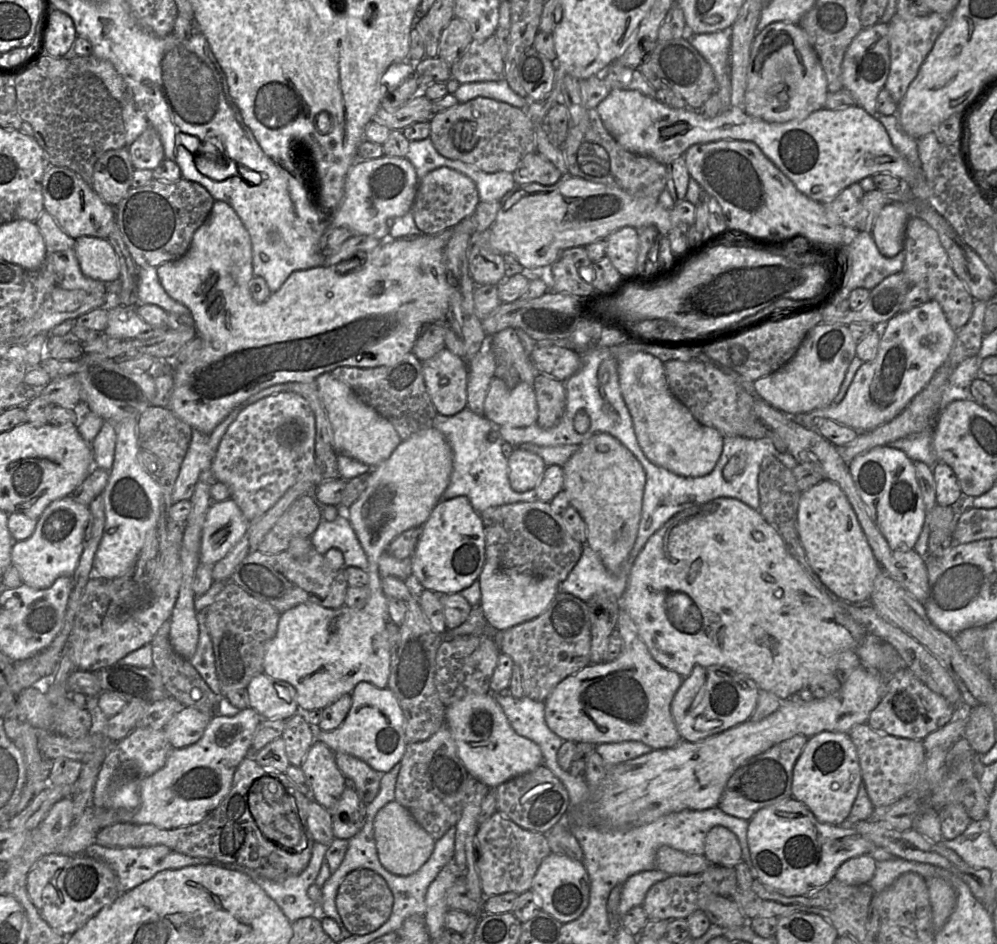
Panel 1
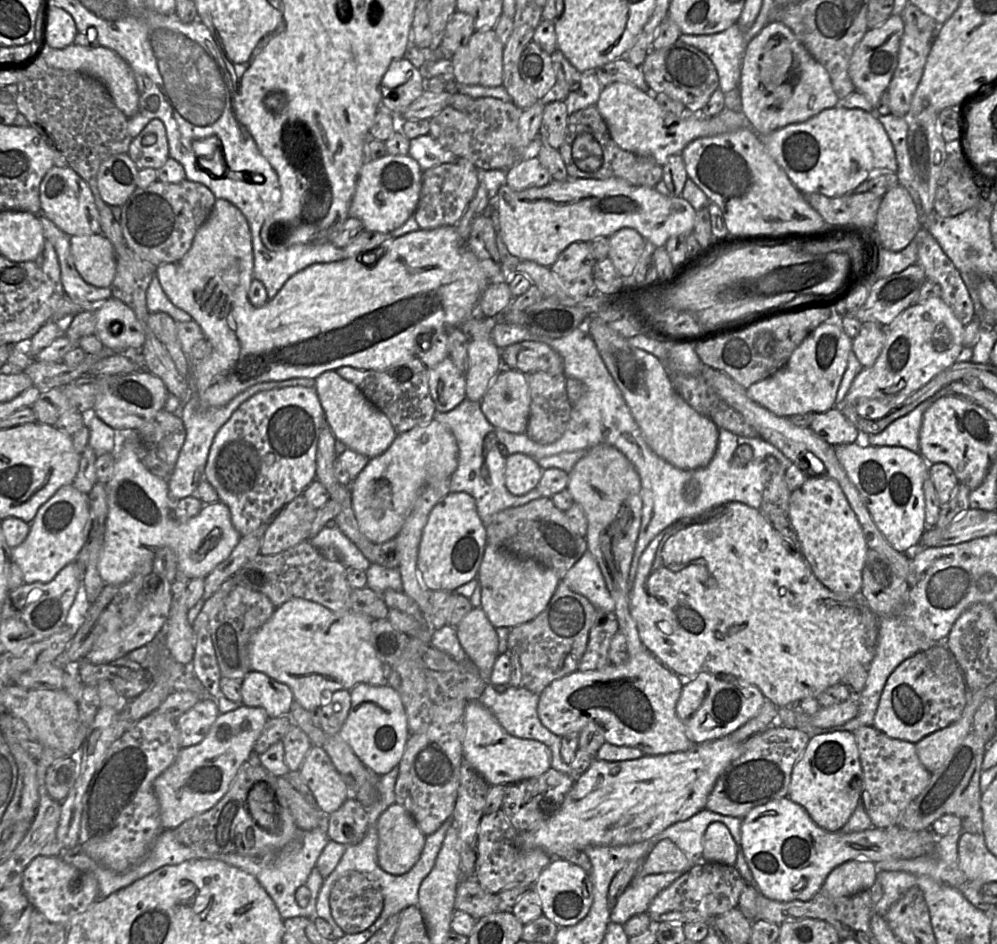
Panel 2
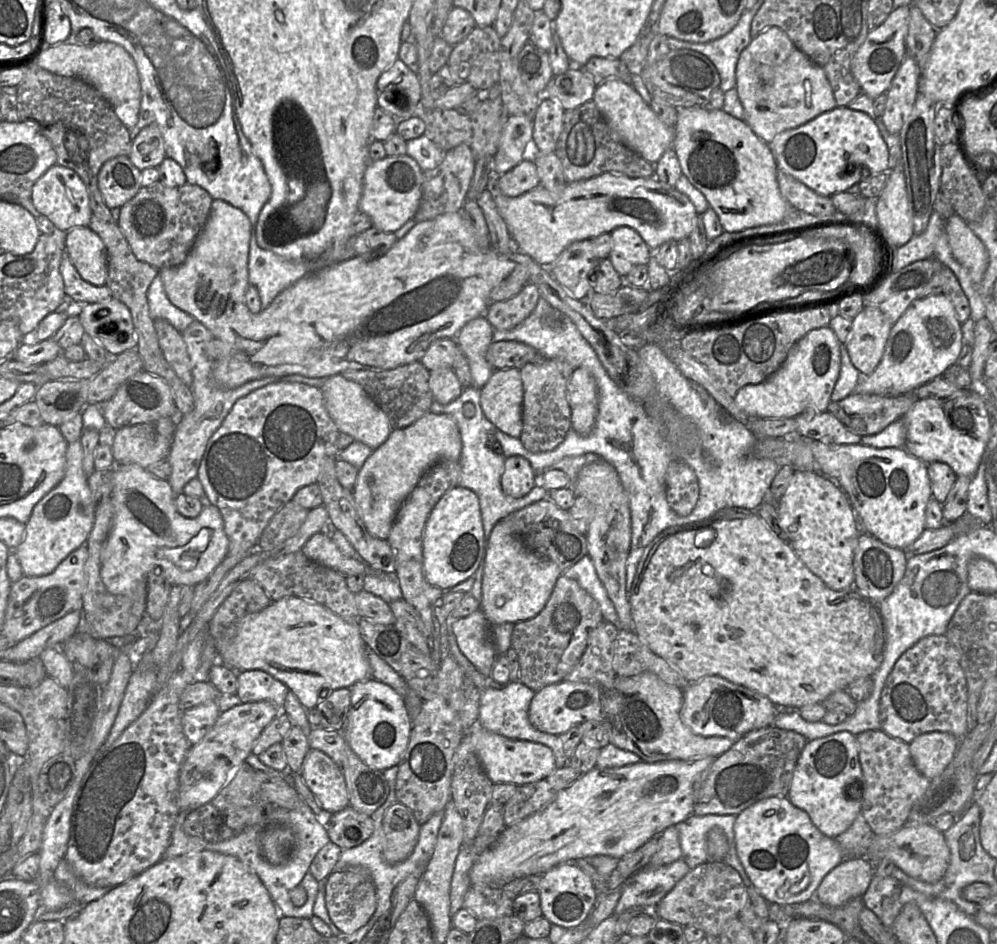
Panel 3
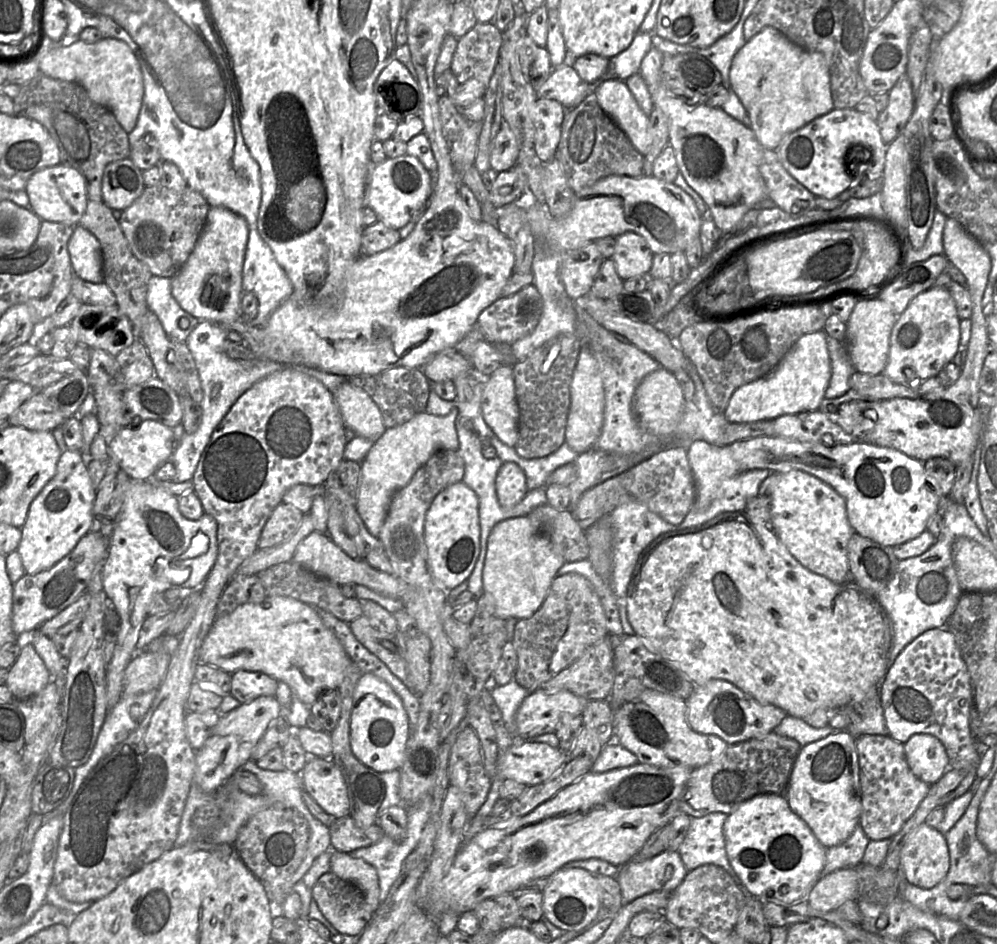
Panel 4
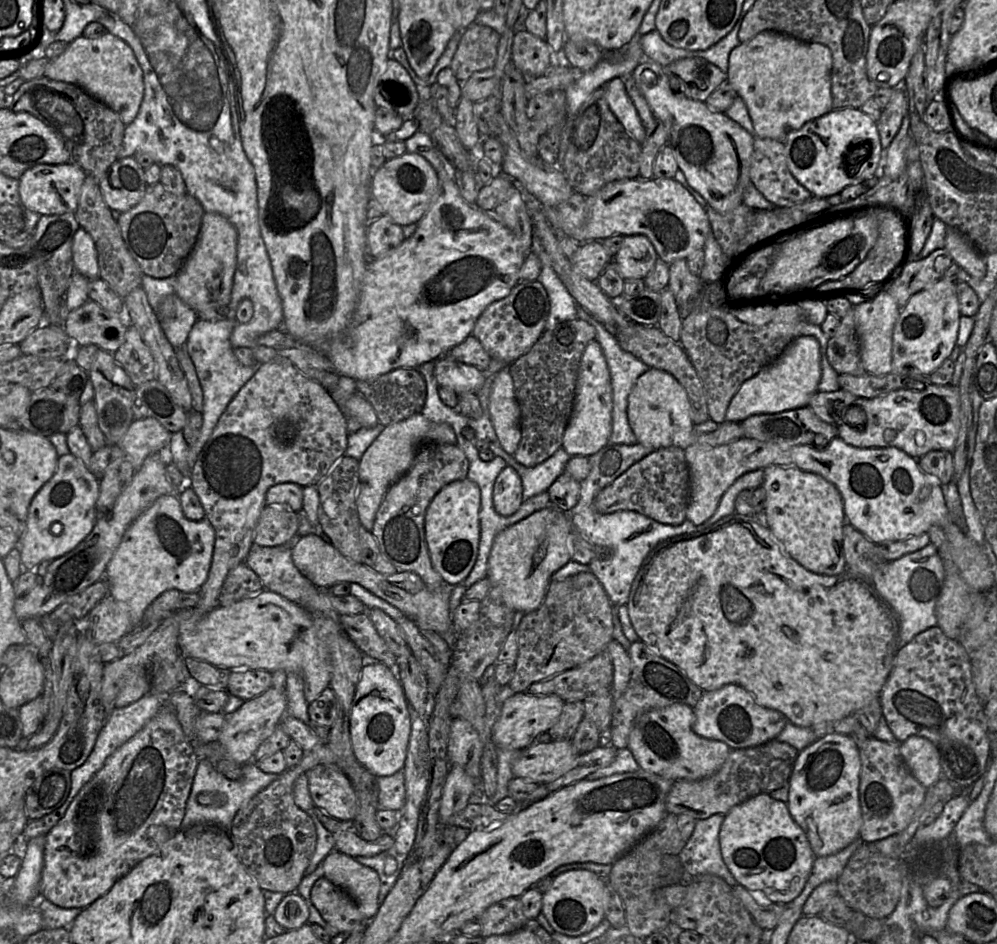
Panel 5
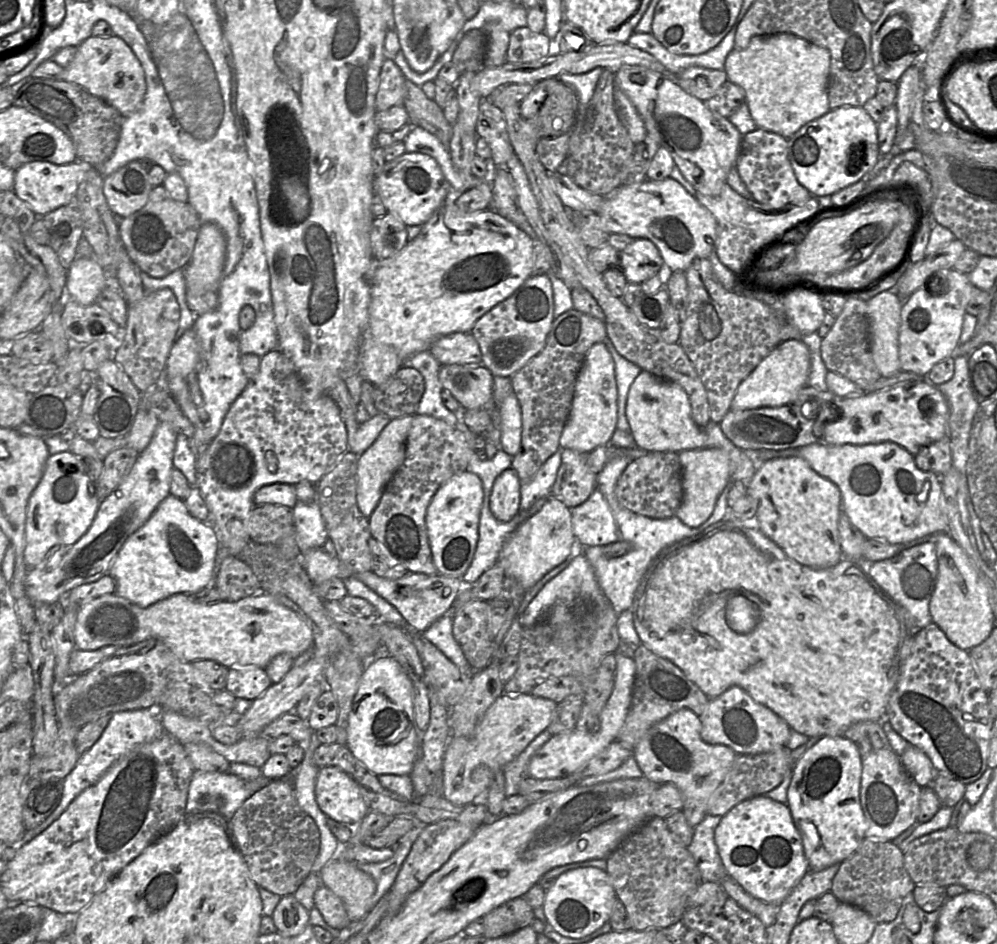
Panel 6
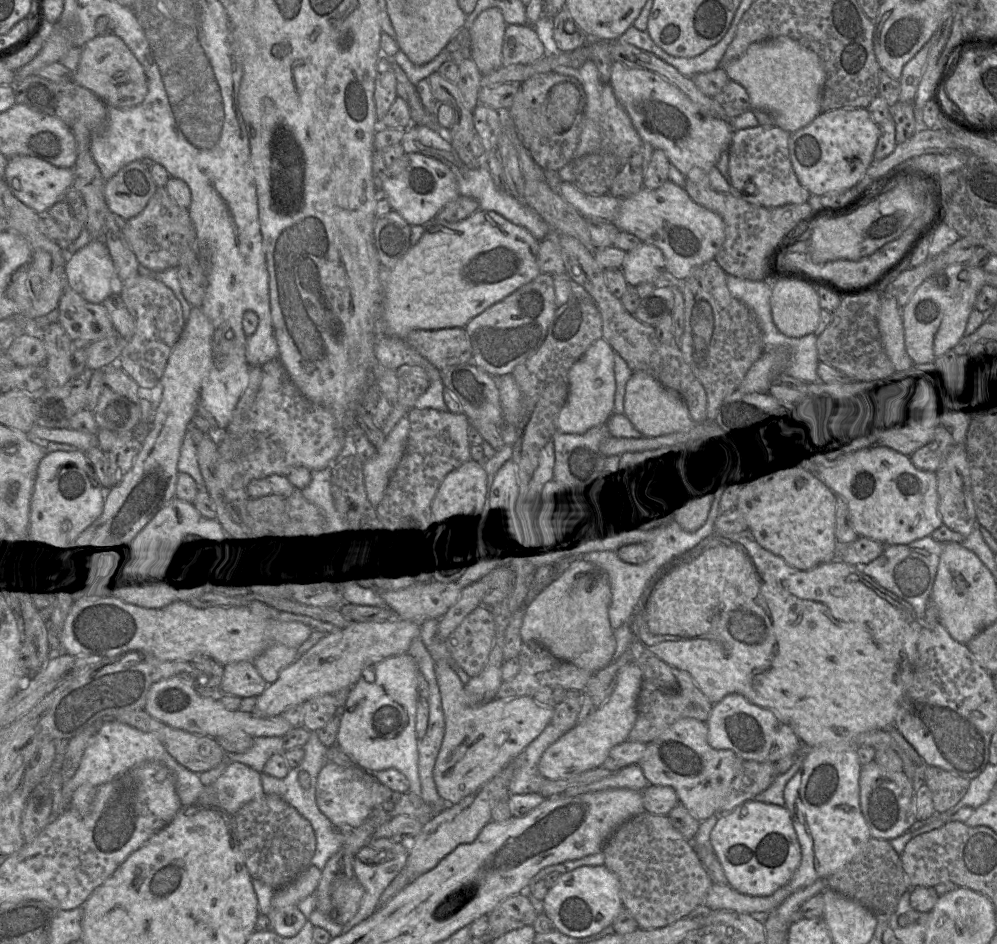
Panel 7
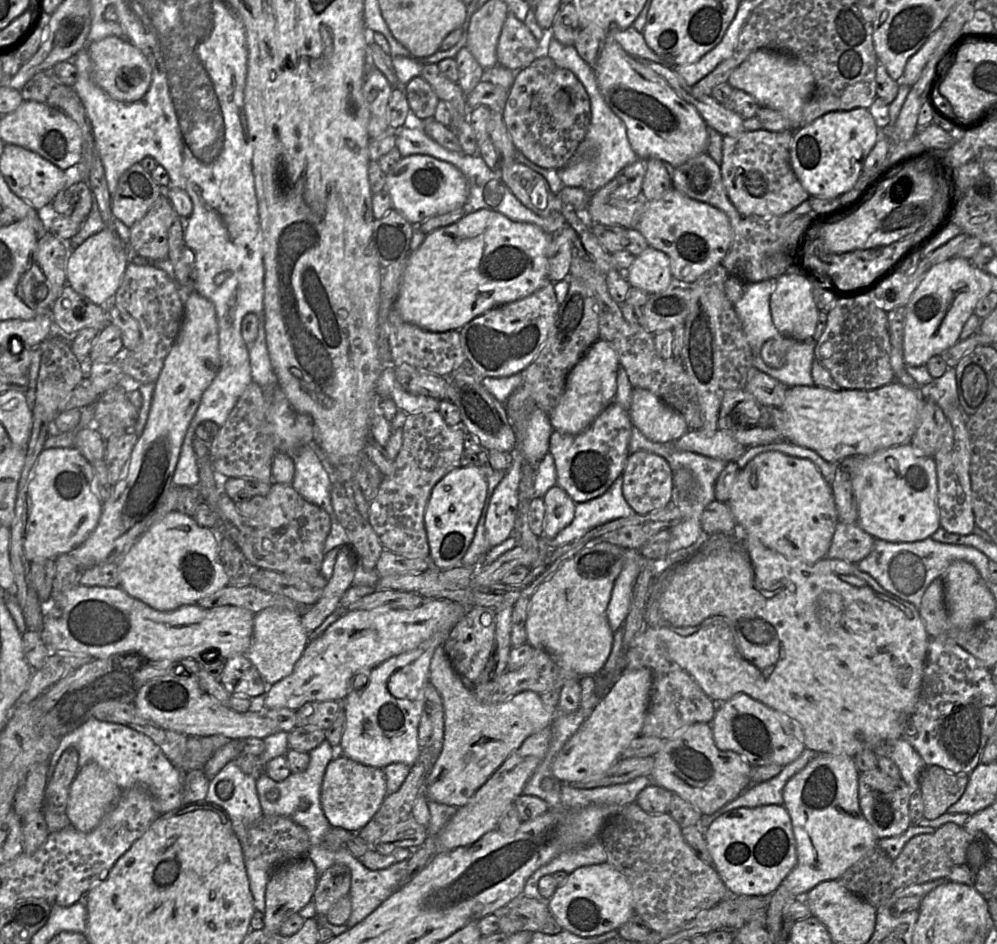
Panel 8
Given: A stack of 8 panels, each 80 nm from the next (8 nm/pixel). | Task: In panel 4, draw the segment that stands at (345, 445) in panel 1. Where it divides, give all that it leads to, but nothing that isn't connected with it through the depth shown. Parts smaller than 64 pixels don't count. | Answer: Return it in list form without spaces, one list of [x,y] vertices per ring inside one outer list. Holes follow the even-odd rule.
[[[349,381],[343,382],[333,394],[345,427],[352,429],[357,436],[375,442],[385,432],[381,412],[370,396],[361,388],[353,386]]]

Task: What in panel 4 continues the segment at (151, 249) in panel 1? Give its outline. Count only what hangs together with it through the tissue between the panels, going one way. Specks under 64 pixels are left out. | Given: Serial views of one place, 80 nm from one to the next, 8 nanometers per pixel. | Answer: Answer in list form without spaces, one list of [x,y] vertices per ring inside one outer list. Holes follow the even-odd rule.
[[[158,183],[145,187],[141,196],[122,211],[118,222],[131,252],[148,267],[152,275],[172,278],[185,264],[194,249],[204,227],[209,208],[207,200],[199,192],[189,187],[177,192]]]

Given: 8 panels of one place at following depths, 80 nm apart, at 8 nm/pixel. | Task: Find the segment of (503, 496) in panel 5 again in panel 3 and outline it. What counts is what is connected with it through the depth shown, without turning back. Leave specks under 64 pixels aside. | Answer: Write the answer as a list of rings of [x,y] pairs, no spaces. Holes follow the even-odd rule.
[[[518,455],[506,458],[501,476],[501,487],[505,495],[521,498],[536,484],[538,484],[538,478],[527,459]]]

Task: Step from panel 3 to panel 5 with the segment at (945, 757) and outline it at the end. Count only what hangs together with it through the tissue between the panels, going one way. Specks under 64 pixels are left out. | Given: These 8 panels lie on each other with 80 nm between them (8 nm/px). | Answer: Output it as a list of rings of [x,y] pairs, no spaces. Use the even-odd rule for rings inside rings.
[[[912,735],[900,744],[900,753],[911,774],[926,789],[941,778],[940,754],[930,740]]]

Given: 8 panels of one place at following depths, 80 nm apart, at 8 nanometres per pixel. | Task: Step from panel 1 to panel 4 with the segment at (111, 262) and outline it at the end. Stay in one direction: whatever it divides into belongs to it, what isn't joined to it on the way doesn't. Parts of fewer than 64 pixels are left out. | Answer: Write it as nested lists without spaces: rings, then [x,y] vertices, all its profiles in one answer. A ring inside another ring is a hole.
[[[76,225],[68,241],[68,253],[75,275],[91,283],[104,282],[101,245],[90,231]]]

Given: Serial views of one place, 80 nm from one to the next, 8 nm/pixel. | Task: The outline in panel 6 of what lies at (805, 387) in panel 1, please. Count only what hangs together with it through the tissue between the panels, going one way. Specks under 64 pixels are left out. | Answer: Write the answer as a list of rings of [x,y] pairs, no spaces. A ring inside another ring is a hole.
[[[790,339],[776,346],[740,383],[731,402],[734,411],[792,404],[801,388],[807,385],[811,356],[805,343]]]

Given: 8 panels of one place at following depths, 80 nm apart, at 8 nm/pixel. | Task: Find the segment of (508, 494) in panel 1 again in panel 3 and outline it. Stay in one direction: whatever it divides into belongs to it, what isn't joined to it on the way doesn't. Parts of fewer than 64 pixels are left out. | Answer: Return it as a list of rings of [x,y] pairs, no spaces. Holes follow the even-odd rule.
[[[474,386],[465,388],[456,400],[448,404],[440,404],[434,400],[430,413],[450,415],[457,424],[462,442],[459,459],[461,473],[457,486],[472,490],[479,499],[485,547],[490,532],[498,521],[515,511],[548,497],[549,492],[540,484],[536,484],[528,494],[521,498],[512,498],[504,494],[501,487],[501,476],[506,458],[492,452],[487,447],[487,436],[495,434],[497,428],[485,417],[481,409],[481,389]]]

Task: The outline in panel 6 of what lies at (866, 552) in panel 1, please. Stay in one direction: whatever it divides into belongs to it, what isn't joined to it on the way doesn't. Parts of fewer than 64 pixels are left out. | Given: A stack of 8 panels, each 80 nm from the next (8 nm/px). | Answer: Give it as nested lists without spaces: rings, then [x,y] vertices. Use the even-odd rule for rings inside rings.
[[[800,456],[779,457],[759,464],[747,483],[747,494],[758,503],[756,519],[759,530],[789,557],[814,569],[833,567],[843,559],[838,531],[842,509],[840,490],[833,482],[818,474],[805,459]]]

